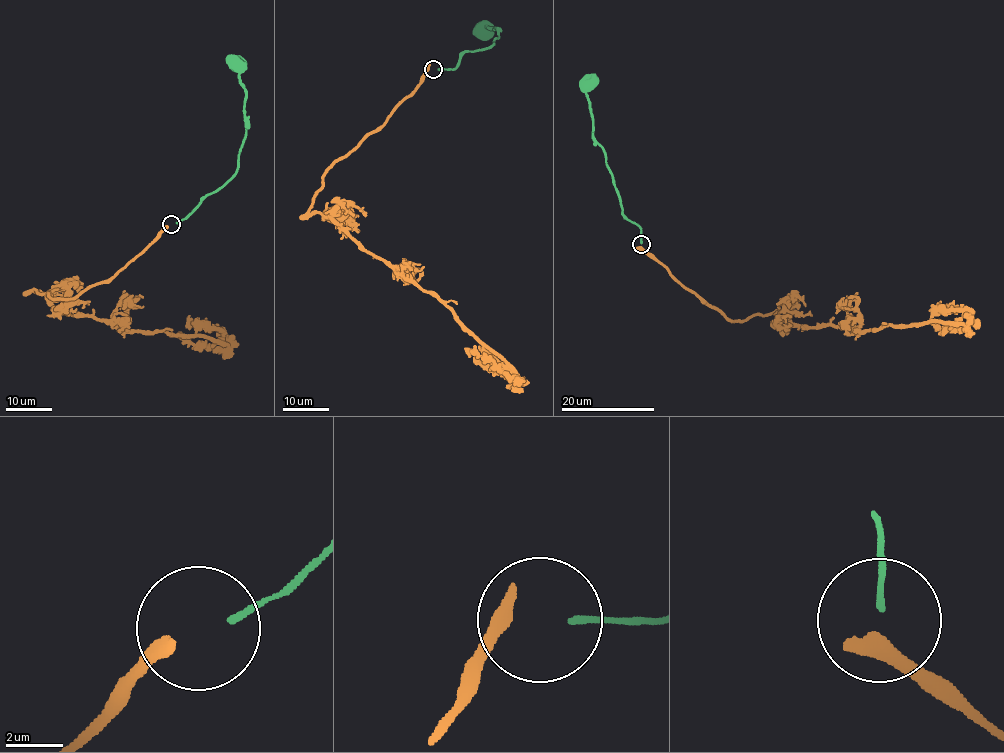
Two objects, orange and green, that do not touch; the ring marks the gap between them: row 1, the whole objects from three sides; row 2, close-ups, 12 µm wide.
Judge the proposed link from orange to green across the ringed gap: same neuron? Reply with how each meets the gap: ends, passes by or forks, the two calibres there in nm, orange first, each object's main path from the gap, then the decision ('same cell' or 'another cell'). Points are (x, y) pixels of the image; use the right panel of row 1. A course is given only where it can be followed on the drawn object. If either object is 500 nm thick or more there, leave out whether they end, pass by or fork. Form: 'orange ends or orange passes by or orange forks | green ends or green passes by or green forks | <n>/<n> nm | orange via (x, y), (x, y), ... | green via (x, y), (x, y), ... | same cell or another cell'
600/240 nm | orange via (640, 246), (728, 320), (782, 310), (798, 325), (870, 330), (959, 310), (941, 301) | green via (642, 243), (642, 230), (623, 215), (603, 148), (593, 137), (593, 116), (584, 86), (589, 78) | another cell

